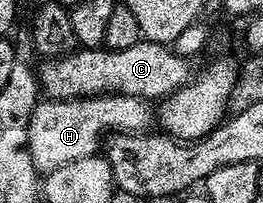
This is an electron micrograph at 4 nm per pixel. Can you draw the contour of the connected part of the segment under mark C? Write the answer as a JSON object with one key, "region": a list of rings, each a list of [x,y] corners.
{"region":[[[140,39],[133,43],[133,47],[124,49],[79,47],[73,53],[44,60],[42,64],[37,69],[39,87],[52,101],[71,101],[74,97],[102,97],[112,93],[144,99],[162,99],[188,85],[193,76],[192,58],[175,54],[162,41],[146,39]]]}

